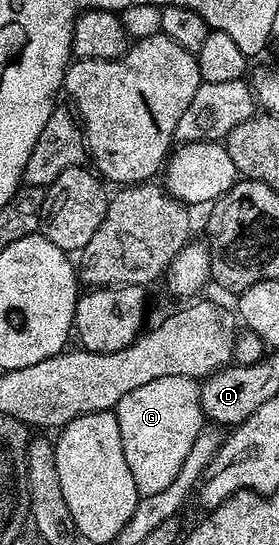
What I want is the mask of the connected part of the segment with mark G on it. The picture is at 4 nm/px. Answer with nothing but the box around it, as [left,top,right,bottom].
[115,376,203,496]

